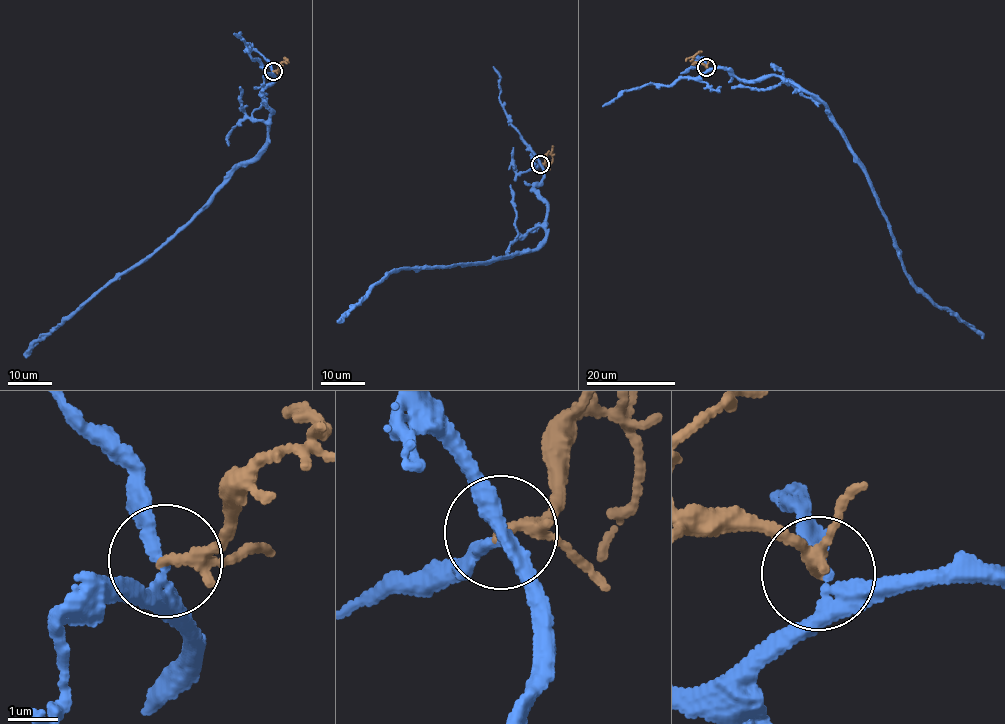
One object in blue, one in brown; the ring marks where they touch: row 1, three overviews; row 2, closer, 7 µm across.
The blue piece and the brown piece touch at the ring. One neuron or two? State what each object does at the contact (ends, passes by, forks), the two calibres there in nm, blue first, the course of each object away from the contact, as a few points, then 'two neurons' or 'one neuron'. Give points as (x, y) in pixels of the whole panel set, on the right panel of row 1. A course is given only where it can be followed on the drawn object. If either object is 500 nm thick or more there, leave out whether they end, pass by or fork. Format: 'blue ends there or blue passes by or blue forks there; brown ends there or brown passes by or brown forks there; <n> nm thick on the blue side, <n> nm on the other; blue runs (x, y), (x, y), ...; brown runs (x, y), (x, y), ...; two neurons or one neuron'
blue forks there; brown passes by; 240 nm thick on the blue side, 190 nm on the other; blue runs (707, 67), (750, 80), (783, 76), (816, 96), (877, 195), (907, 275), (981, 338); brown runs (706, 67), (693, 58), (701, 51); two neurons

